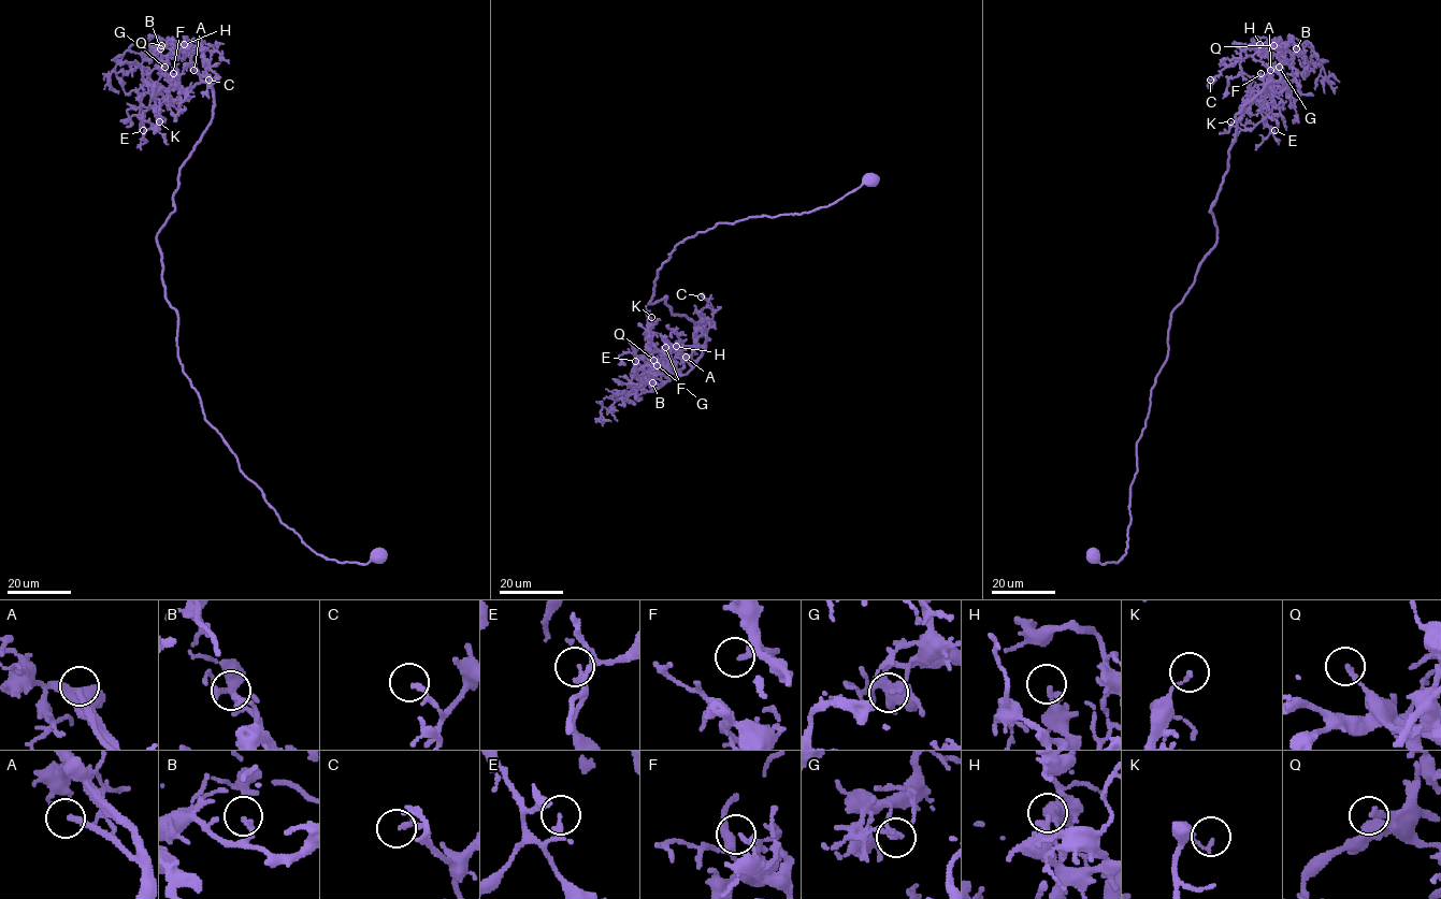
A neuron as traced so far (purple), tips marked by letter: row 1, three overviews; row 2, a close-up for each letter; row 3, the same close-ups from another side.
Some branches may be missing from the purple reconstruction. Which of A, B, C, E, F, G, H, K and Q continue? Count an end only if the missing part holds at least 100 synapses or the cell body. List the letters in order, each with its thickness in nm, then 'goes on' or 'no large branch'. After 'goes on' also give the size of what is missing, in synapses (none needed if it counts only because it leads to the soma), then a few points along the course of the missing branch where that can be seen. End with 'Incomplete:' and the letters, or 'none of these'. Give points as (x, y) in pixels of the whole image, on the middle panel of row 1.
A: calibre 220 nm; goes on; 200 synapses; course (686, 357), (683, 348), (688, 341), (681, 333), (688, 321), (677, 316)
B: calibre 180 nm; no large branch
C: calibre 180 nm; no large branch
E: calibre 140 nm; no large branch
F: calibre 170 nm; no large branch
G: calibre 200 nm; no large branch
H: calibre 320 nm; no large branch
K: calibre 130 nm; no large branch
Q: calibre 200 nm; no large branch
Incomplete: A

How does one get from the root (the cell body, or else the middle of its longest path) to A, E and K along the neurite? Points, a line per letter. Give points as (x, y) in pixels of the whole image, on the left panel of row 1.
A: (379, 555), (326, 559), (288, 528), (205, 420), (183, 370), (157, 233), (212, 117), (214, 89), (193, 70)
E: (379, 555), (313, 552), (205, 420), (178, 359), (157, 233), (213, 88), (162, 87), (143, 130)
K: (379, 555), (313, 552), (205, 420), (178, 359), (157, 233), (213, 88), (171, 86), (159, 121)

